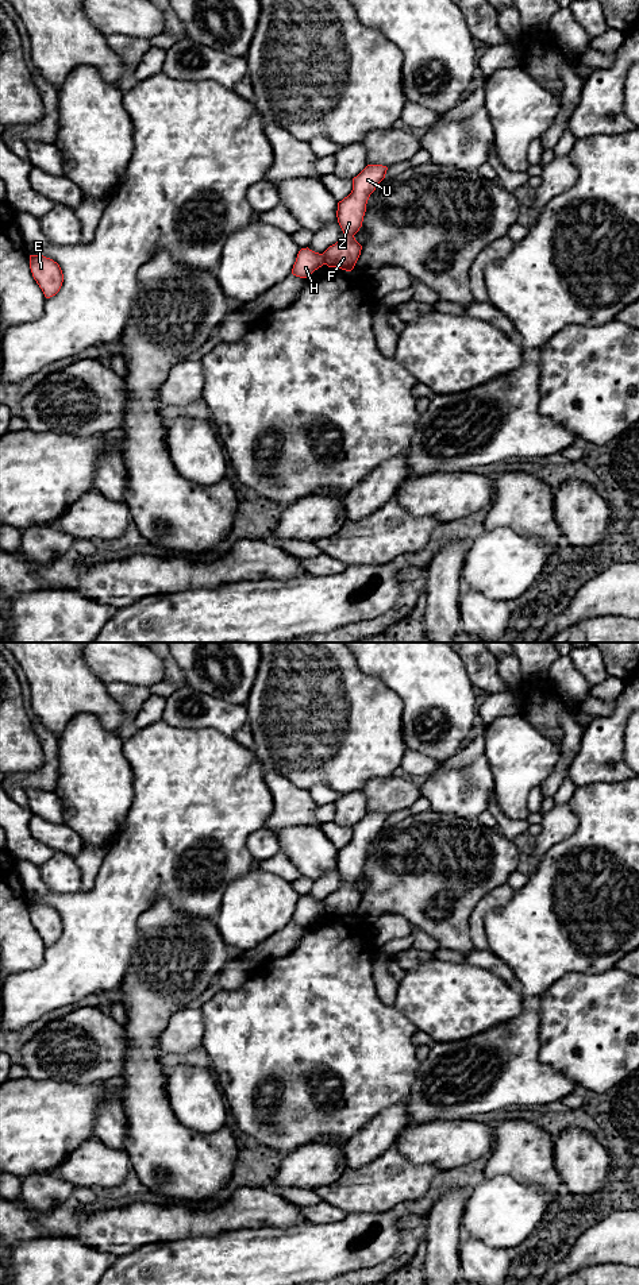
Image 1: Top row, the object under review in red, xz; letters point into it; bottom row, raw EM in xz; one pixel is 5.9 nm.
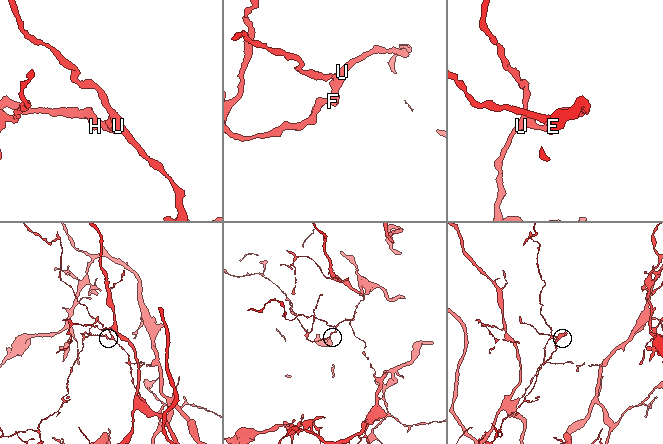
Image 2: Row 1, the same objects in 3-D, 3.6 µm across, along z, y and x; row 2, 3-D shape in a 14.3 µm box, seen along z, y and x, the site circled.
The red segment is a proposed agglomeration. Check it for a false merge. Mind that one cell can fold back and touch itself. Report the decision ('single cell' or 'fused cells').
fused cells

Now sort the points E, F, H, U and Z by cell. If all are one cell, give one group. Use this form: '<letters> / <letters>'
E H / F U Z

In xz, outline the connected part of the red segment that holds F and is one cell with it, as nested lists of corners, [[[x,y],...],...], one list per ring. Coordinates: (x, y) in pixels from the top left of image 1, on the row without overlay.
[[[367,813],[353,826],[353,838],[338,850],[336,865],[343,884],[324,900],[324,912],[351,919],[361,903],[362,894],[354,883],[362,875],[366,852],[370,842],[385,826],[388,815],[382,813]]]

